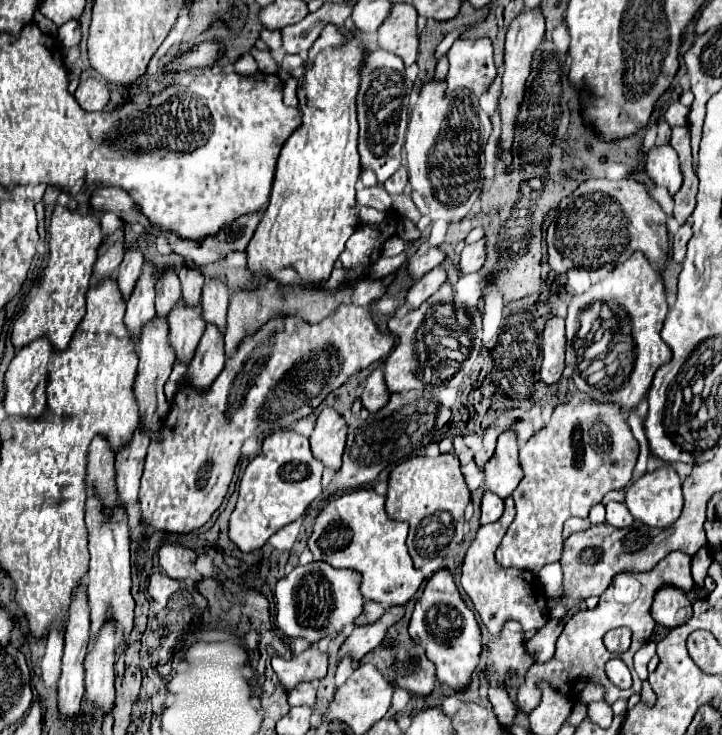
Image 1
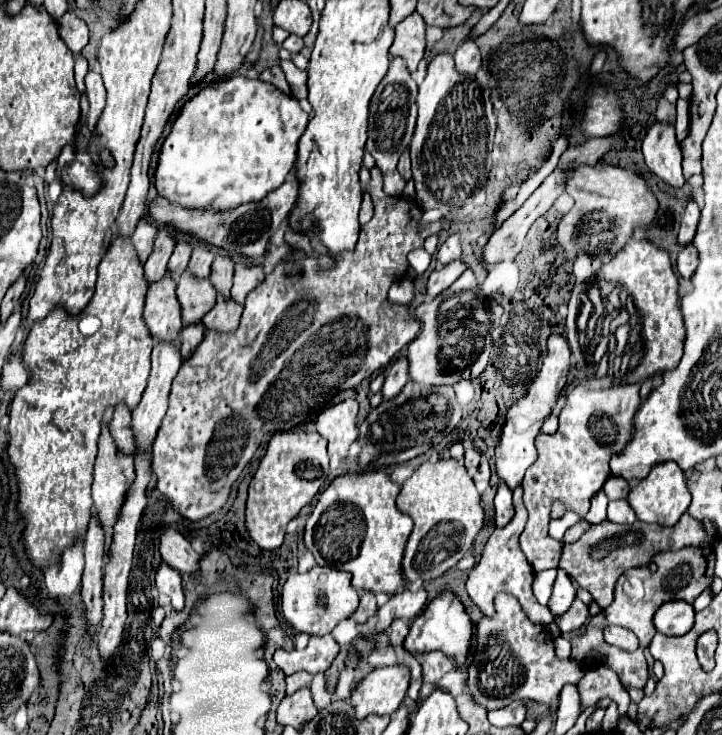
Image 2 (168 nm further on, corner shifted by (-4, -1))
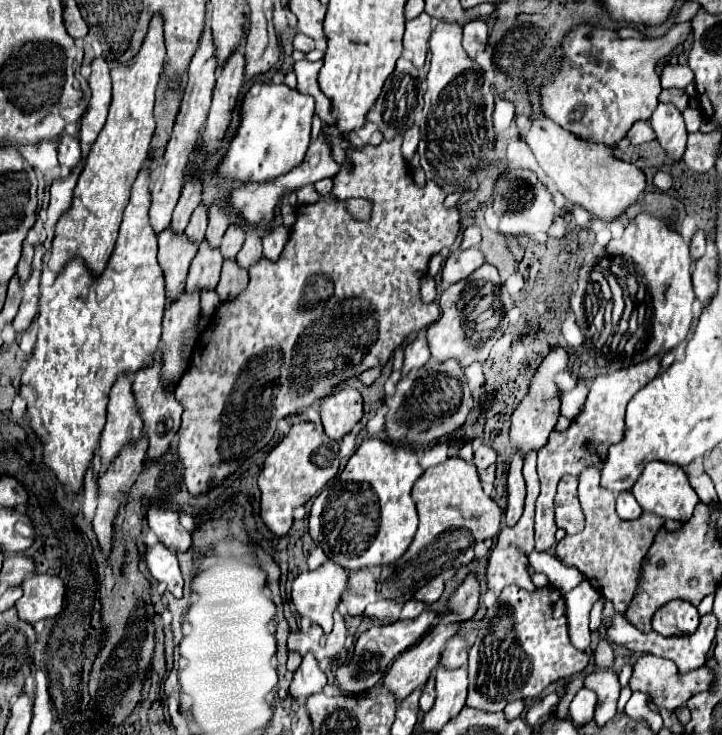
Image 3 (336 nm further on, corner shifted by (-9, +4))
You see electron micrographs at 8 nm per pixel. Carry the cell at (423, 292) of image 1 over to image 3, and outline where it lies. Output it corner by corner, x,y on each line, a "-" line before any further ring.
465,249
465,251
451,253
447,257
447,261
443,263
443,269
441,269
443,289
457,283
457,281
463,281
465,277
469,277
483,263
485,263
485,259
483,259
479,249

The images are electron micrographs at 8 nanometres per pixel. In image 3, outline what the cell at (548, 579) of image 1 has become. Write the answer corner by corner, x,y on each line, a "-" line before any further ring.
585,579
575,589
563,595
567,605
567,625
569,625
569,637
575,649
585,651
589,647
589,611
593,603
601,599
601,593
591,587
591,583

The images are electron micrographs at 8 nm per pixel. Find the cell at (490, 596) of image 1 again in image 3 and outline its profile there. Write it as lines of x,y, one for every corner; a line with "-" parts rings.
531,451
527,457
525,457
525,465
523,465
523,477
527,481
527,497
525,497
525,513
521,515
521,521
513,527
503,527
499,537
497,537
497,545
491,549
491,555
489,555
489,563
487,563
487,569
485,569
485,583
487,583
487,589
493,591
495,595
501,593
503,587
507,585
517,585
525,591
535,591
535,585
531,581
531,575
529,575
529,553
535,549
534,540
534,518
535,518
535,499
539,495
539,477
535,473
535,459
537,459
537,453

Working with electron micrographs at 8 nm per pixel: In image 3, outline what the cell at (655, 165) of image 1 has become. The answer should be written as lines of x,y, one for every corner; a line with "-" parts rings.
659,103
657,109
653,111
649,123
657,135
661,149
673,161
681,161
685,147
687,147
687,131
685,131
683,115
679,113
679,109
675,109
675,105

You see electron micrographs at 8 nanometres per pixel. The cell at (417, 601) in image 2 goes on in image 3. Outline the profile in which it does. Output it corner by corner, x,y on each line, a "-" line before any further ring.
439,575
439,577
431,579
431,581
429,581
429,583
427,583
423,589
415,591
413,599
423,601
425,605
431,605
431,603
435,603
435,601
441,597
441,593
443,593
443,577

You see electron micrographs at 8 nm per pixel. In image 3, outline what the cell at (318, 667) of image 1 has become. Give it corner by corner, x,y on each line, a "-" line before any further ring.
335,613
335,625
331,633
323,633
319,625
311,625
309,633
291,633
287,639
287,651
295,651
301,657
305,657
307,653
313,653
317,661
323,661
325,657
333,659
345,647
345,635
347,635
347,629
345,629
343,617

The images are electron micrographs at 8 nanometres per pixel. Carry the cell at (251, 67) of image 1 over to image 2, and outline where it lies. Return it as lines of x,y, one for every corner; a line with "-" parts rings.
272,66
272,68
268,68
268,70
260,76
260,80
274,84
274,86
276,86
276,88
280,88
284,94
290,94
290,84
286,82
284,72
282,72
282,68
280,68
280,66

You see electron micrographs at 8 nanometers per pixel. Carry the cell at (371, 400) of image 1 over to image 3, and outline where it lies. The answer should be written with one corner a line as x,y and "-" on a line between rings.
419,331
407,345
405,345
405,361
401,367
401,375
405,377
411,369
419,369
427,363
429,359
429,347
427,347
427,339
425,333

